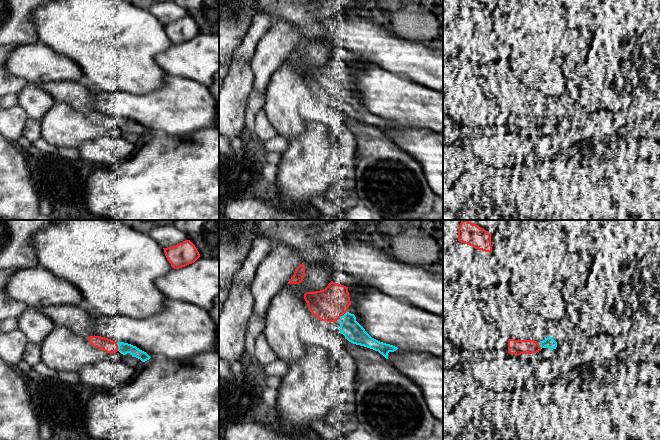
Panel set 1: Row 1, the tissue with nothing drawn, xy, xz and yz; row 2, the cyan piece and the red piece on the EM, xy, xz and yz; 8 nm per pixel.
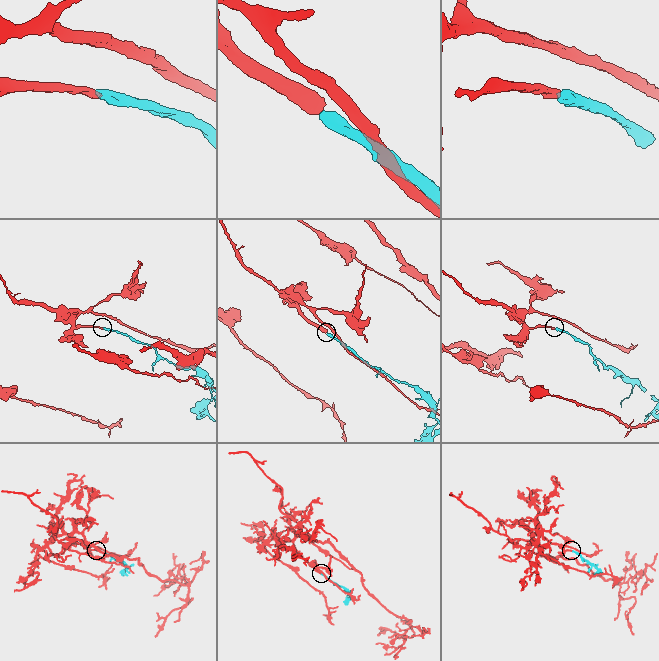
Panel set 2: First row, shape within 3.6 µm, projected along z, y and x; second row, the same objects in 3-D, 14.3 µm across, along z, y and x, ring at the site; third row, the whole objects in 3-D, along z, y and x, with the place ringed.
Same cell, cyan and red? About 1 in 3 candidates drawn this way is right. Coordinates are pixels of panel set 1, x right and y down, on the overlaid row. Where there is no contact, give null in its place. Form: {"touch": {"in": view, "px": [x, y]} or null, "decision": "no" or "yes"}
{"touch": {"in": "xz", "px": [343, 315]}, "decision": "yes"}

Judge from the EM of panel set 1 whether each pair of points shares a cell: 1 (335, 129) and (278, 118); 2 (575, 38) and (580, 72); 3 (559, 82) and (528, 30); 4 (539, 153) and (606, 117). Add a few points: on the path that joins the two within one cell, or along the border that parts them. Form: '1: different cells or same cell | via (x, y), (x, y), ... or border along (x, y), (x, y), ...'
1: same cell | via (321, 117), (292, 116)
2: same cell | via (576, 46), (576, 60), (579, 64)
3: same cell | via (546, 69), (537, 60), (537, 43)
4: same cell | via (556, 144), (589, 131)

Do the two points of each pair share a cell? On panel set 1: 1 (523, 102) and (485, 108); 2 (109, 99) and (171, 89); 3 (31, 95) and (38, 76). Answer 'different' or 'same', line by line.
1: different
2: same
3: different

